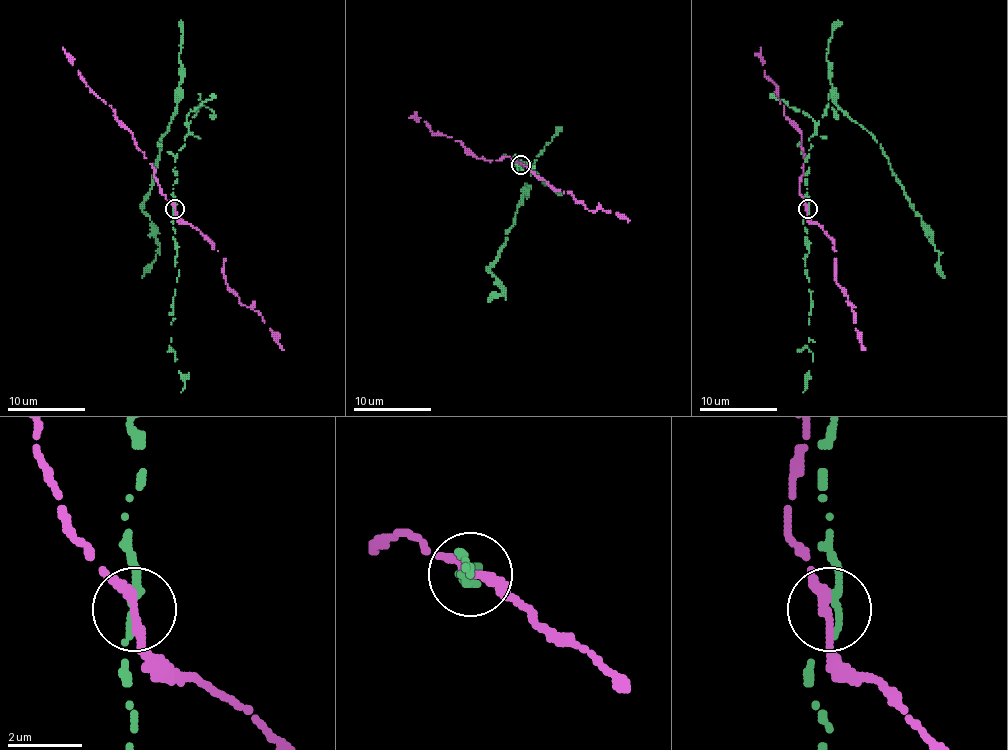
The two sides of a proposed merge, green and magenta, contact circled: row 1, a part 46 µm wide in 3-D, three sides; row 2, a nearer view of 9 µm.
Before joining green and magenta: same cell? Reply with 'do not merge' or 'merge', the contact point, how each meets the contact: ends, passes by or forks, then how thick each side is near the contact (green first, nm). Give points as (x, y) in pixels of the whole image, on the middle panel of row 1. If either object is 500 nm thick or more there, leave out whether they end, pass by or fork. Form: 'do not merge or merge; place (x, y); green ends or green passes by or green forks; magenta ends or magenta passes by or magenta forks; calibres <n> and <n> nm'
do not merge; place (520, 164); green ends; magenta passes by; calibres 280 and 260 nm

